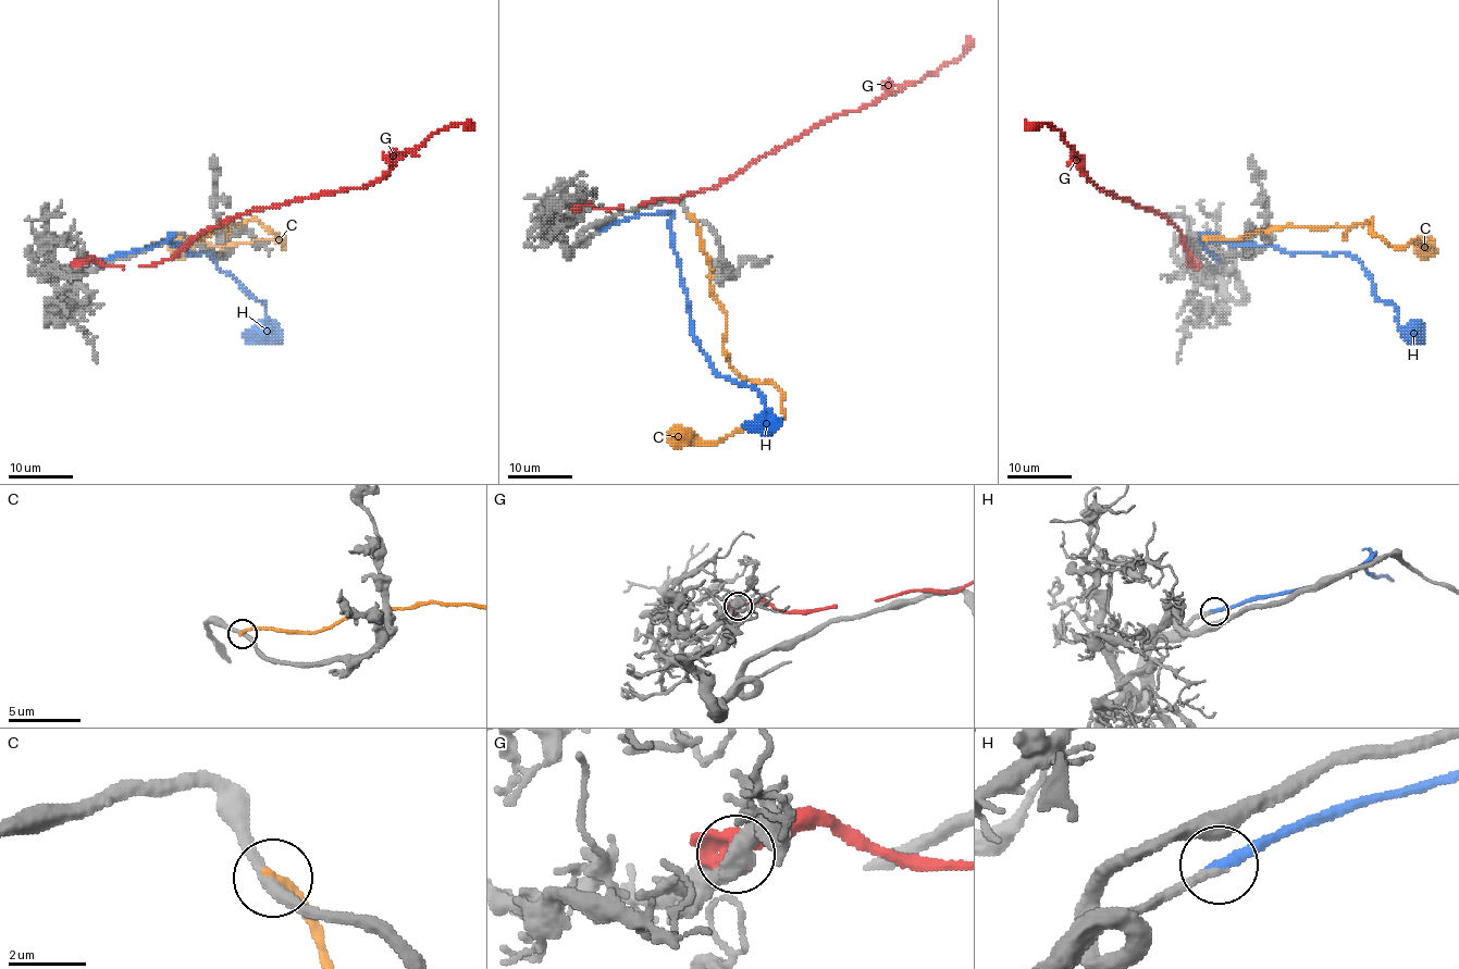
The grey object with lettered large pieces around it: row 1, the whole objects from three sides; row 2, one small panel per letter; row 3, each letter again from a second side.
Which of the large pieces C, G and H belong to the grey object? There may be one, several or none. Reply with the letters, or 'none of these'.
H

